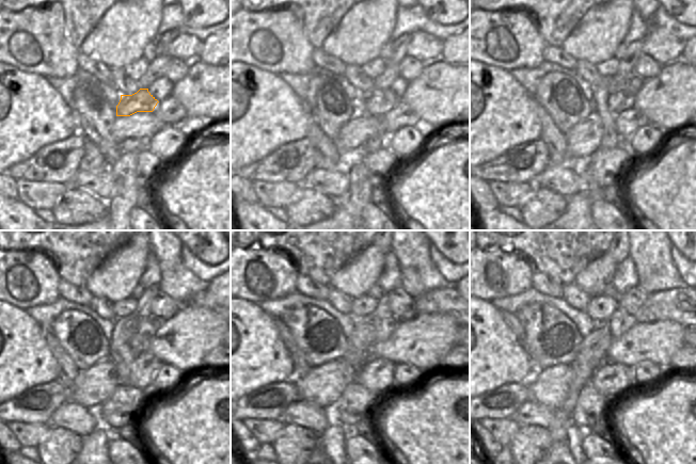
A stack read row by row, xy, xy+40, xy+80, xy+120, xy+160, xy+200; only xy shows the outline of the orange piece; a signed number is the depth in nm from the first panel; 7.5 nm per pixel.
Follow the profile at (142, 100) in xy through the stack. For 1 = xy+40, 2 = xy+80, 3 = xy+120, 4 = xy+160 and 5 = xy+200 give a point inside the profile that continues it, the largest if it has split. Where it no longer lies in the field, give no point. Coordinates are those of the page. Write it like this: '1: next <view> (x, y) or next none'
1: next xy+40 (378, 102)
2: next xy+80 (617, 102)
3: next xy+120 (140, 341)
4: next xy+160 (385, 329)
5: next xy+200 (620, 321)

